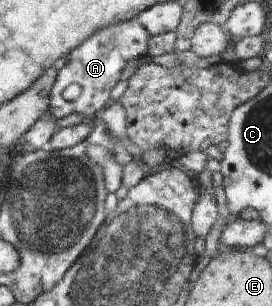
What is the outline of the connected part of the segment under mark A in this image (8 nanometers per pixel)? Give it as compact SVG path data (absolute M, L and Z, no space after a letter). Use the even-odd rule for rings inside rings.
M123 20L109 24L107 28L100 28L91 38L77 45L67 56L69 62L56 74L50 90L49 114L56 119L72 113L83 117L98 116L98 113L111 102L111 90L119 82L127 62L148 55L149 38L150 34L137 20ZM69 86L81 88L79 96L71 101L63 98L63 92Z

